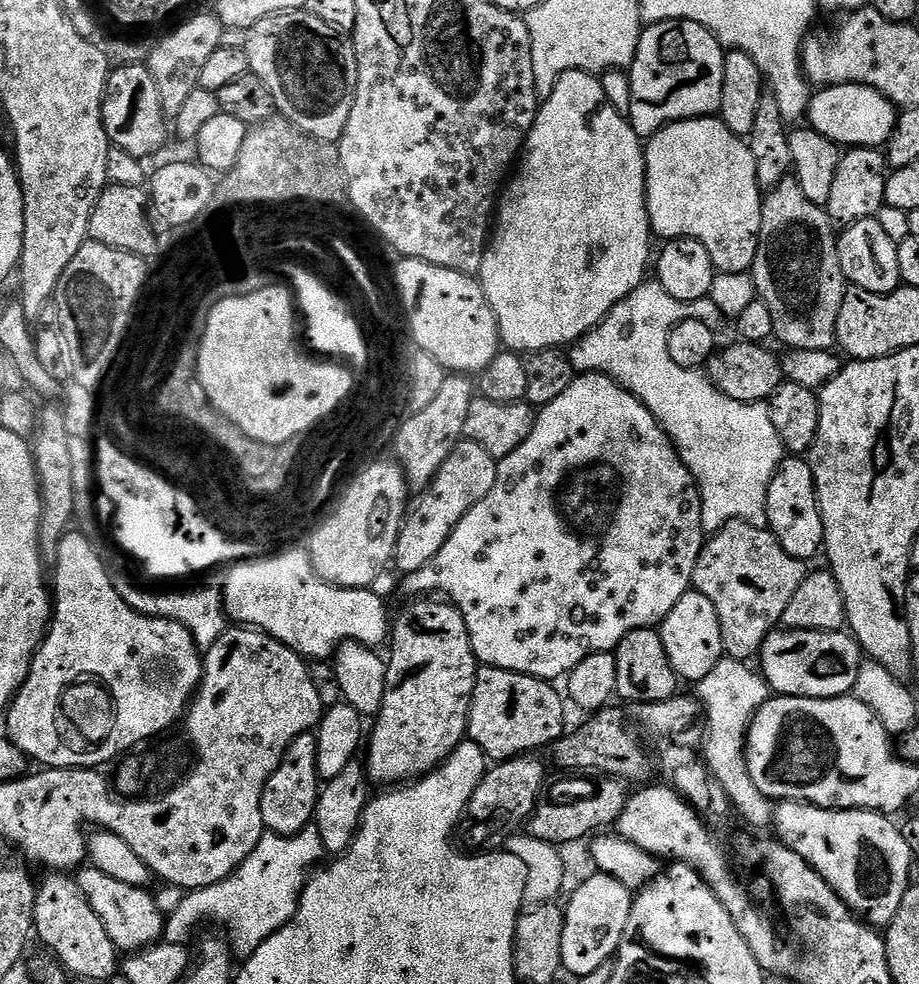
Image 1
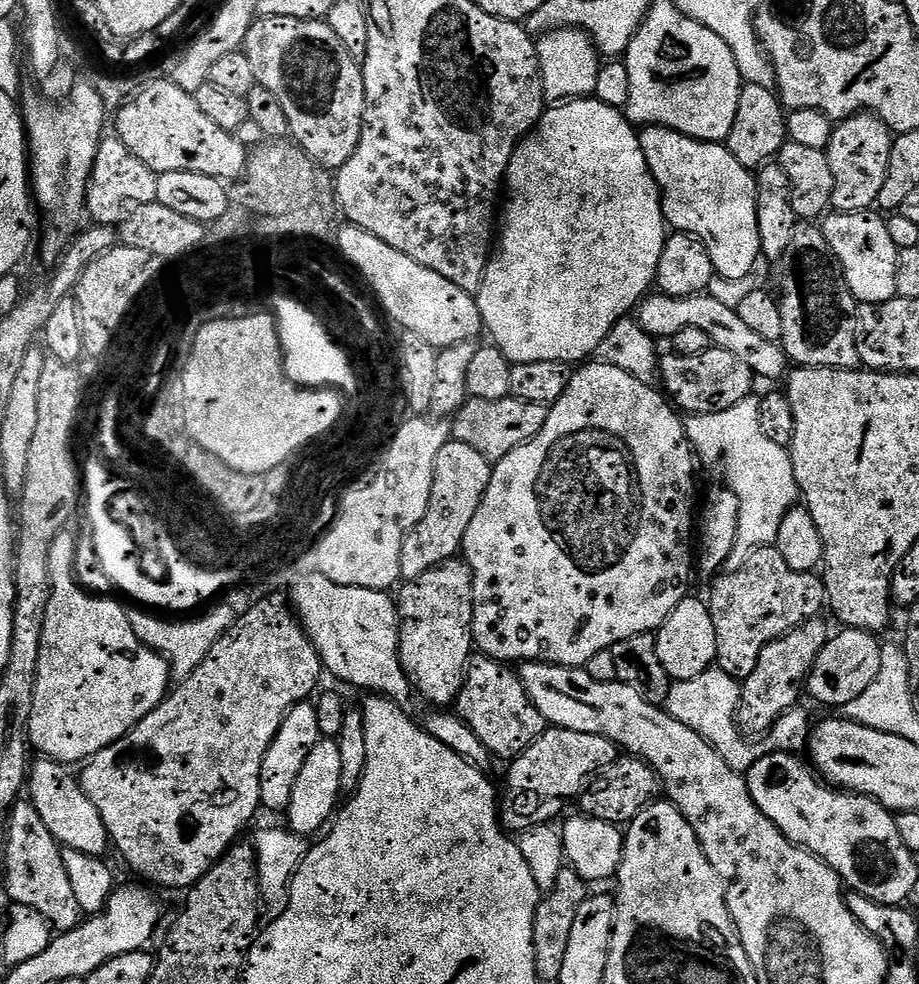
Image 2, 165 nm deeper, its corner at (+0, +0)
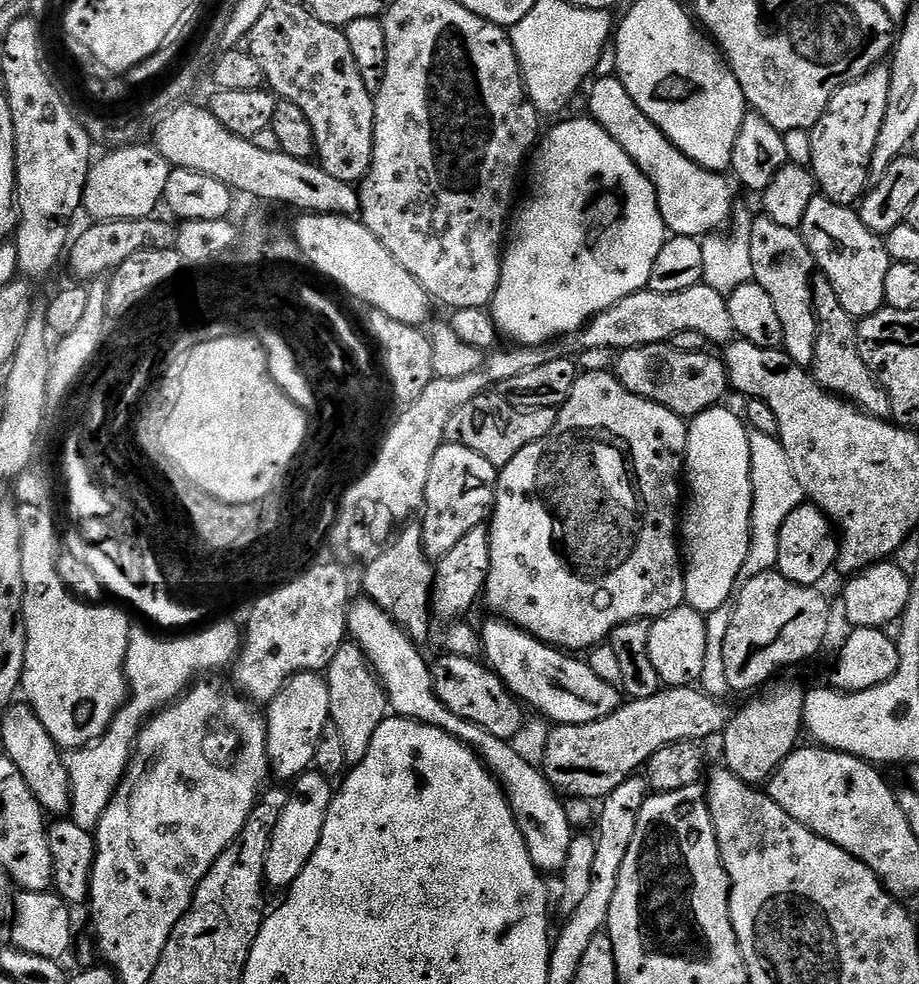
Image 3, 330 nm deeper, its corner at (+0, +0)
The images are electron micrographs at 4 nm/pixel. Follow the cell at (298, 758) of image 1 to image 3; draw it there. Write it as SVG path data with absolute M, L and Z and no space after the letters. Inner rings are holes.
M299 672L297 676L290 677L280 693L268 701L266 719L266 750L271 779L276 782L294 782L303 772L313 767L322 730L326 730L330 723L330 690L327 679L318 672Z

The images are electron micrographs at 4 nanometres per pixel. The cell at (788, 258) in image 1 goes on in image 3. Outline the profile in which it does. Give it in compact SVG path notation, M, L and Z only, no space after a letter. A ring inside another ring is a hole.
M822 274L812 277L812 312L816 316L818 334L814 348L814 362L810 369L812 377L827 392L855 404L863 412L872 416L888 418L892 416L892 399L884 391L871 370L862 362L862 354L858 350L856 337L857 321L846 310L842 310L842 302L838 302L838 294L834 294L834 286Z

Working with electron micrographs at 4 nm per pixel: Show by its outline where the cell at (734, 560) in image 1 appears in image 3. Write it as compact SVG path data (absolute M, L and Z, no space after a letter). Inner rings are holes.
M778 570L758 574L758 578L750 578L746 586L738 589L734 619L730 622L730 630L726 630L724 643L726 682L733 693L751 693L753 690L763 689L773 679L771 676L775 672L810 659L823 646L824 639L828 636L828 600L820 590L816 586L790 582L790 578L786 578Z

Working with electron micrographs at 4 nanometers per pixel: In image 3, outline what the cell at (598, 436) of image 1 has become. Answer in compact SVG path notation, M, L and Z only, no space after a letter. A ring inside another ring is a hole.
M611 371L588 372L577 375L570 398L560 405L554 430L538 442L526 446L496 478L496 502L490 517L490 574L482 593L483 603L493 608L497 617L529 632L543 644L561 650L584 648L591 650L605 643L618 626L631 620L646 620L664 616L670 610L681 607L684 598L684 565L682 548L678 543L678 517L682 512L682 473L688 455L688 424L685 417L666 410L658 402L650 402L644 396L630 394Z

